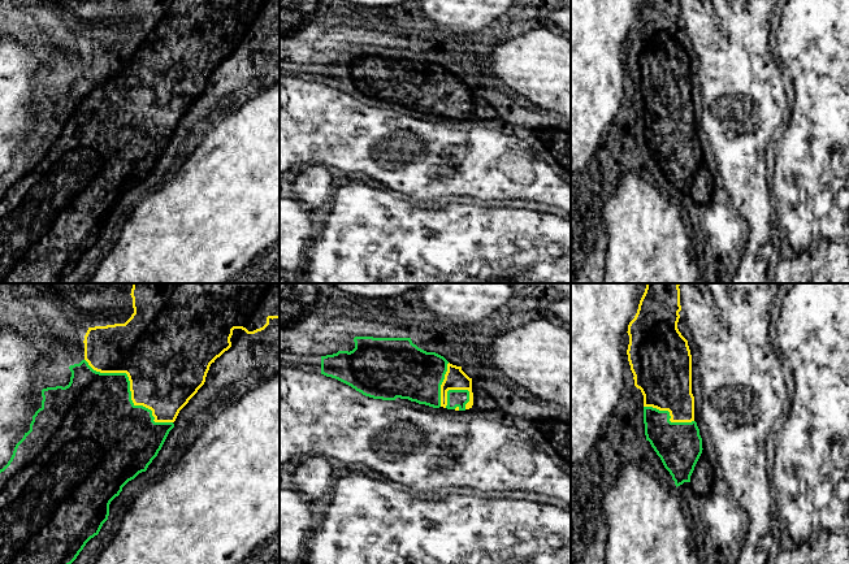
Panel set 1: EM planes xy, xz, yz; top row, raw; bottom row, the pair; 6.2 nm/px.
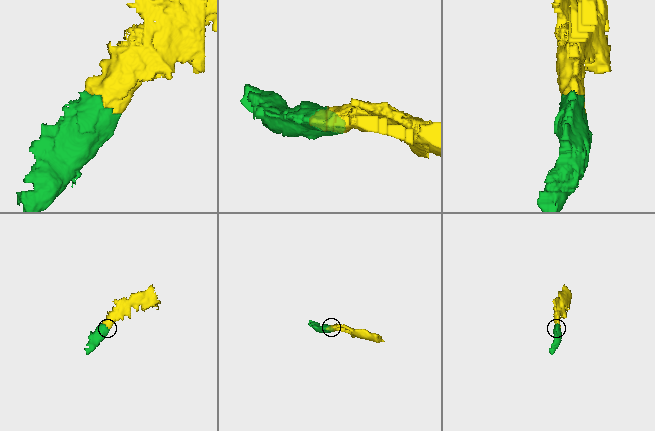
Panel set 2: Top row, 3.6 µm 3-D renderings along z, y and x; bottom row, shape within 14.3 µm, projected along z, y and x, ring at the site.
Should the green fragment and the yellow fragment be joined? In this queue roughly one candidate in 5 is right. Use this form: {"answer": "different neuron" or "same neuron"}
{"answer": "same neuron"}

